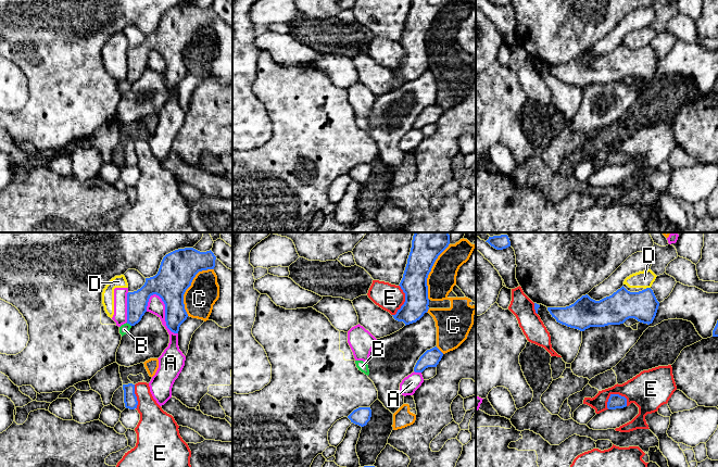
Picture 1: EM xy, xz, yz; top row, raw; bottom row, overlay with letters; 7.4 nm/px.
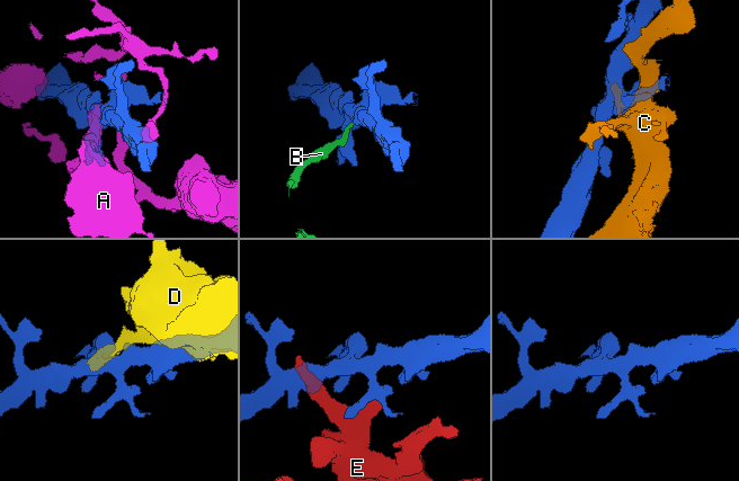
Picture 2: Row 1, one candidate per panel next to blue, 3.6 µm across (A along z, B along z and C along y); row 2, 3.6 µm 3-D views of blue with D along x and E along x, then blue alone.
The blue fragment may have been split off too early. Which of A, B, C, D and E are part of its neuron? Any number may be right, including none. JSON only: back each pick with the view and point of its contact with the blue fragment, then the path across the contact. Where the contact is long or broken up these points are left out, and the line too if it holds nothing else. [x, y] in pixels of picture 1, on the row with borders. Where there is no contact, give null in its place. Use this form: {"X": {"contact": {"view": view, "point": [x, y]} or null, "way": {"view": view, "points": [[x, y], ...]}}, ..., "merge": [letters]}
{"merge": []}

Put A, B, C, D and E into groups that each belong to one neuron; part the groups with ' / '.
A D / B / C / E

